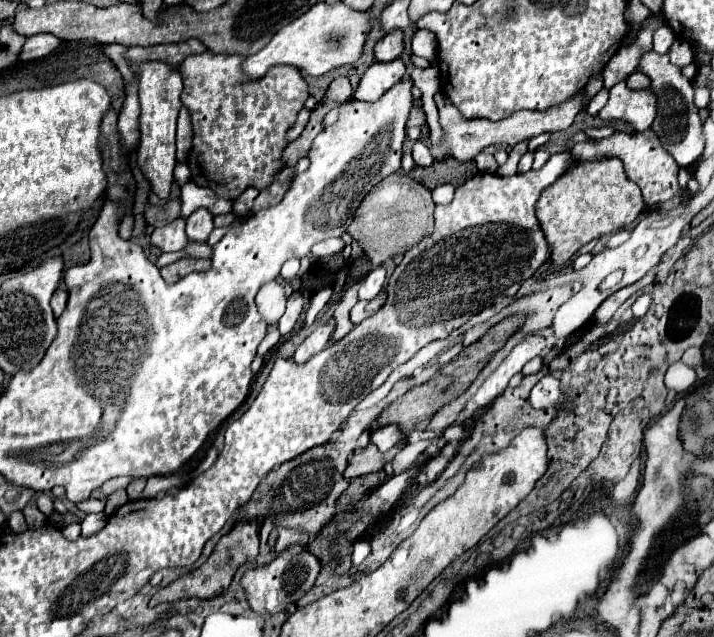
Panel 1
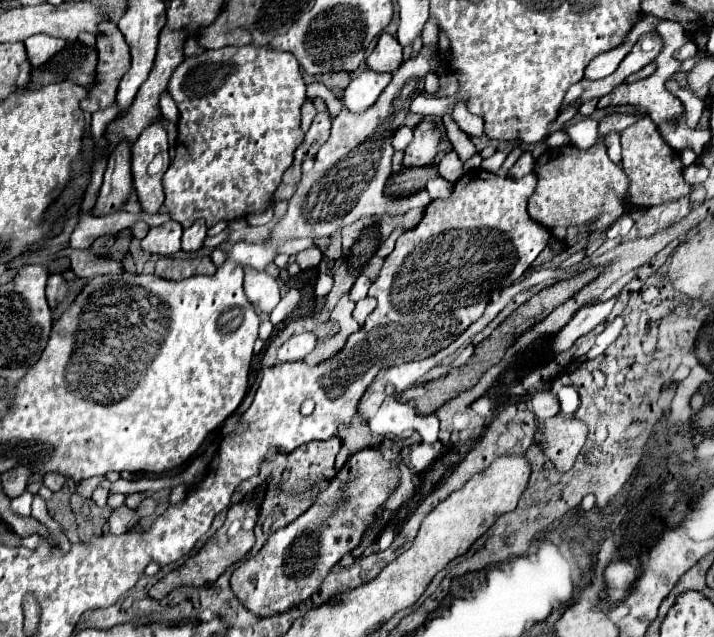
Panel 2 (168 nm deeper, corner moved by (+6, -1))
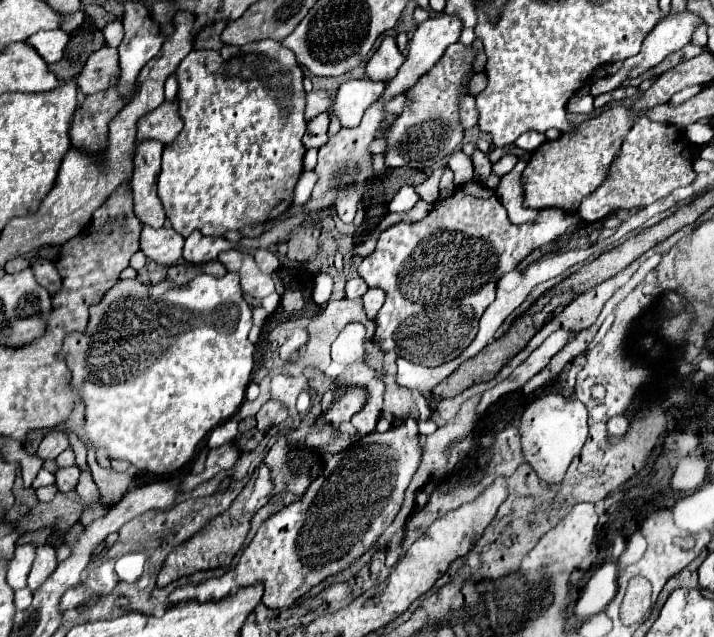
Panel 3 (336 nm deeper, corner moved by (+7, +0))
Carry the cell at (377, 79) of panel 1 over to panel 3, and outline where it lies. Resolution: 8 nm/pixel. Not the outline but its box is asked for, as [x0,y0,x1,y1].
[332,78,384,128]

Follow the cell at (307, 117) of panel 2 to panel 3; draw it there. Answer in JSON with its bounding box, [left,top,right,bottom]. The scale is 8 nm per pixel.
[306,90,332,120]

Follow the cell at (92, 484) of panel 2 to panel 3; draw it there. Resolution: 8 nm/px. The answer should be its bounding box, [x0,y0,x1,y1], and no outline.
[56,466,80,492]

